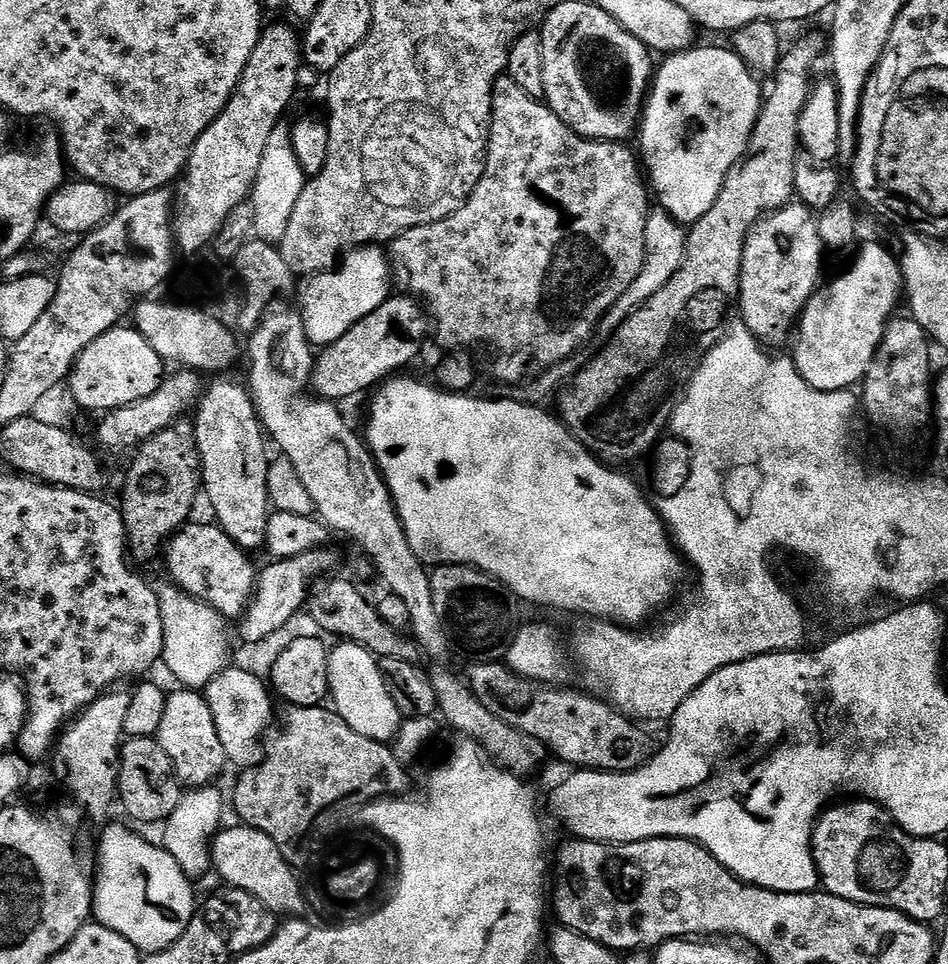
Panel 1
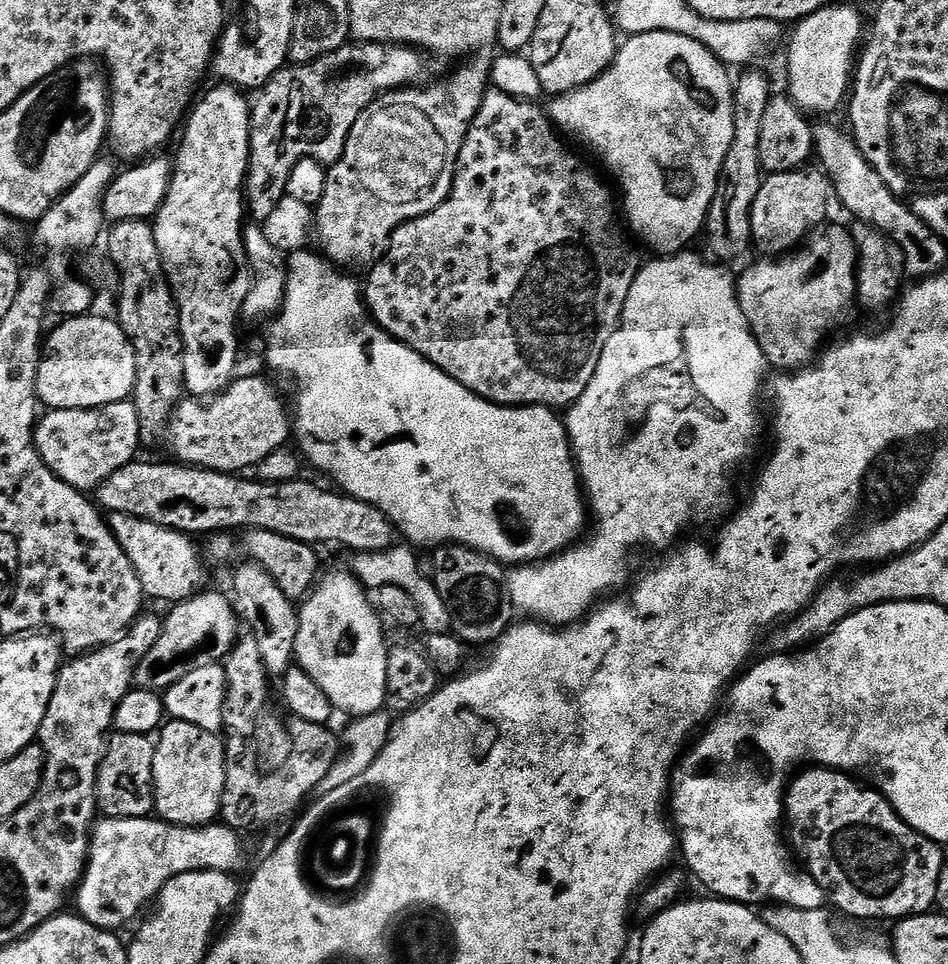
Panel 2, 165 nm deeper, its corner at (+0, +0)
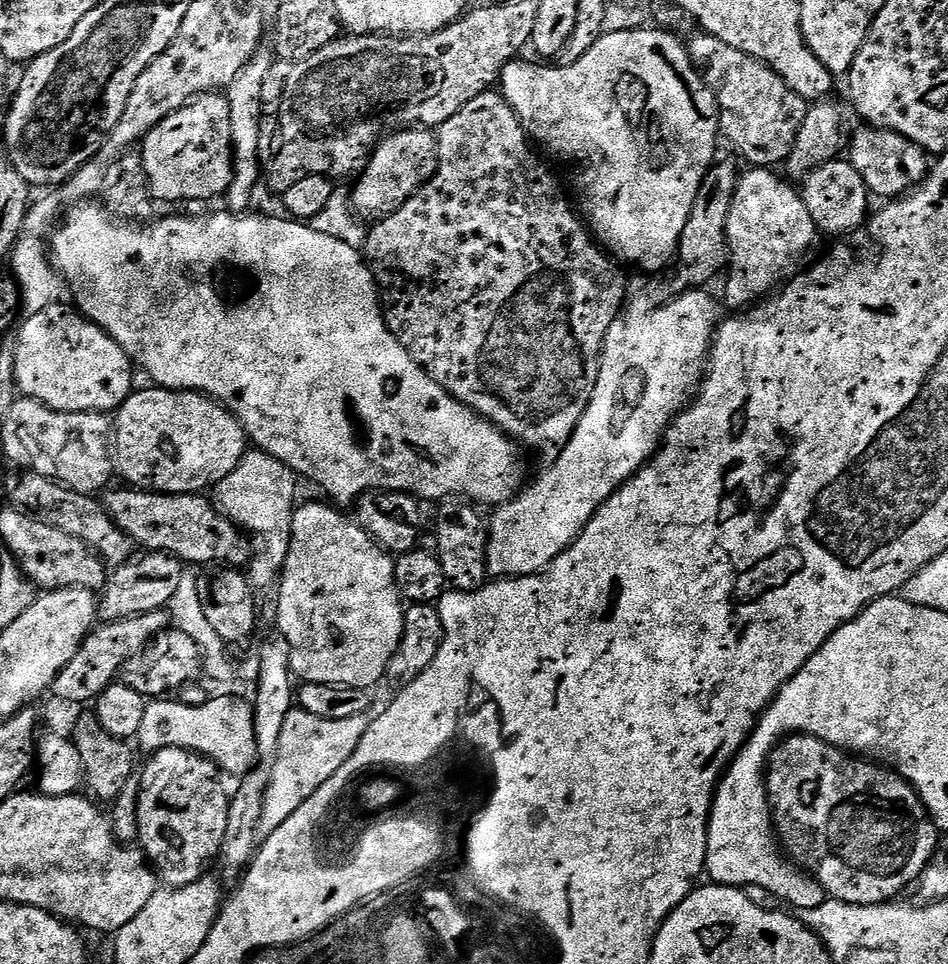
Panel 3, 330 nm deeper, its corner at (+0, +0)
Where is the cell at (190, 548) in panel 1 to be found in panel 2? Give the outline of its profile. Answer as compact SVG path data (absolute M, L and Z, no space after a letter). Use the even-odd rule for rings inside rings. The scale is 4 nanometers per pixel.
M118 512L111 513L107 521L138 574L145 597L177 602L195 596L201 587L199 584L204 580L205 557L202 552L200 557L200 552L192 541L195 539L189 533L175 532L172 528Z

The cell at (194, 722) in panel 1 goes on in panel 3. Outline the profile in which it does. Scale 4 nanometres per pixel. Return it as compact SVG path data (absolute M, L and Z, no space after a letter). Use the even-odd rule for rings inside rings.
M167 748L149 760L142 768L144 777L137 802L138 847L169 889L190 886L209 871L208 863L219 857L226 835L230 793L220 781L220 769L197 752Z

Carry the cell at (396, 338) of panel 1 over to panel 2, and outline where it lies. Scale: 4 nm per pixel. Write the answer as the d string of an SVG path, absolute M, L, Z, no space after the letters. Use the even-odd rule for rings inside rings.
M244 376L232 381L230 387L217 393L211 399L185 398L176 405L176 411L168 422L166 441L172 447L177 461L194 468L209 468L212 472L247 473L247 468L255 469L257 465L279 448L289 443L294 432L294 420L290 408L284 405L280 392L268 380L260 376Z

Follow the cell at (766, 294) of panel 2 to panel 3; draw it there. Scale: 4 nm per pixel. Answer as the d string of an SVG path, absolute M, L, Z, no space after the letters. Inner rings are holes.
M752 166L747 170L734 190L730 218L726 218L730 267L726 272L728 289L724 296L729 306L736 308L732 310L751 309L761 298L771 297L781 285L791 281L805 267L804 259L818 237L803 195L797 189L795 192L783 175L775 176L772 168Z

